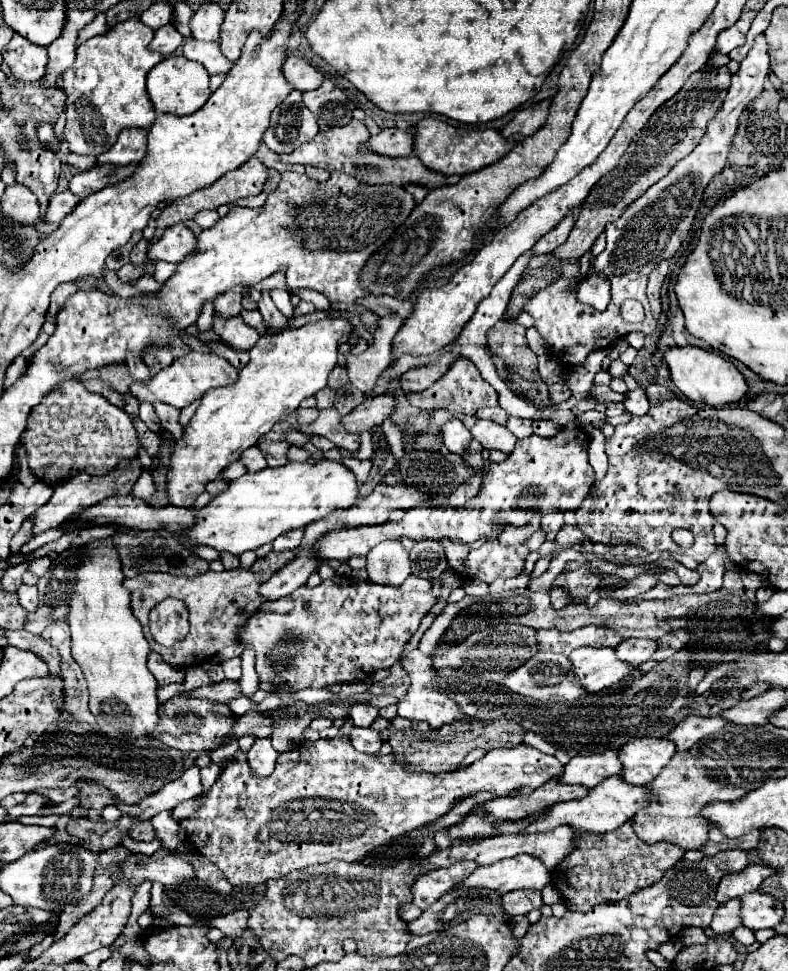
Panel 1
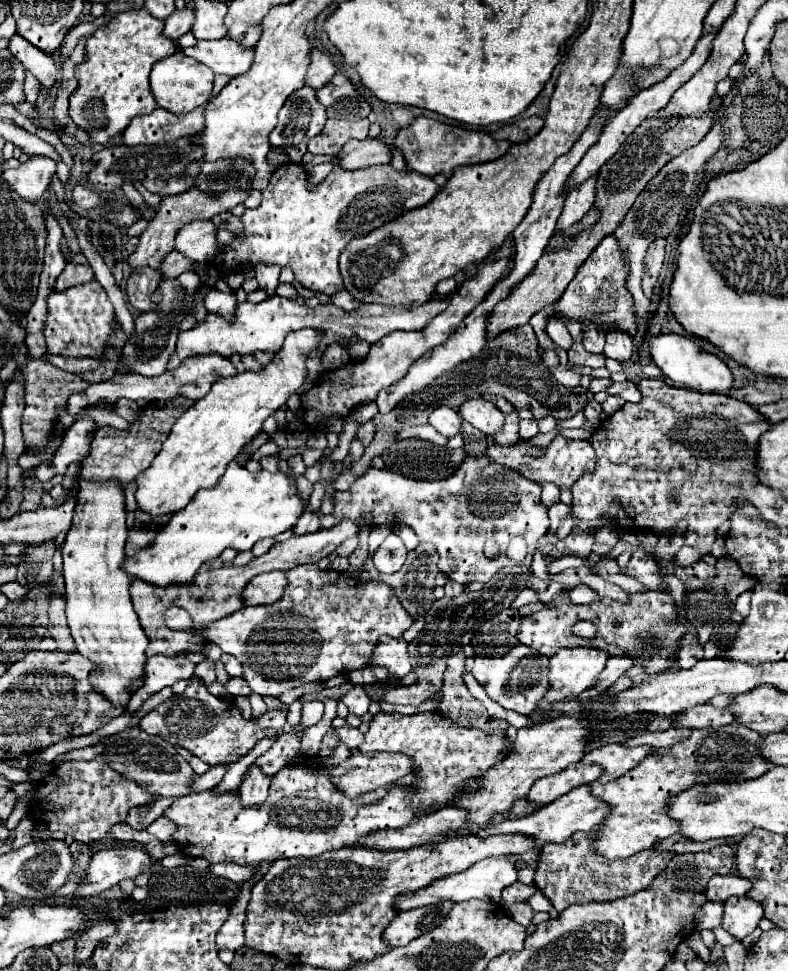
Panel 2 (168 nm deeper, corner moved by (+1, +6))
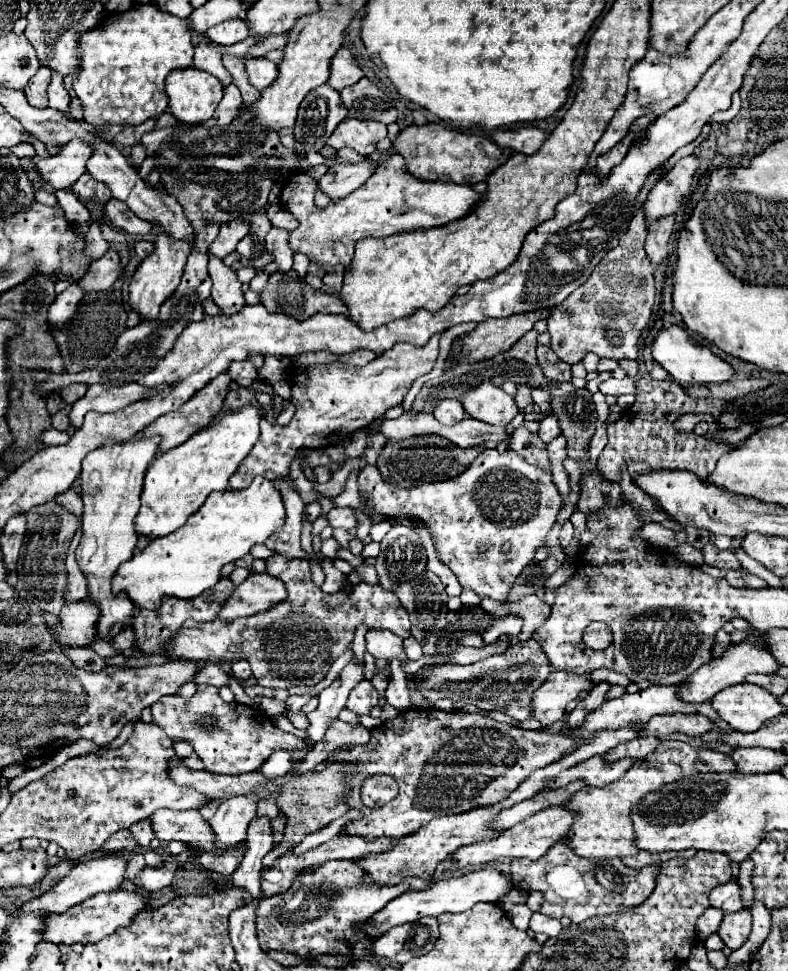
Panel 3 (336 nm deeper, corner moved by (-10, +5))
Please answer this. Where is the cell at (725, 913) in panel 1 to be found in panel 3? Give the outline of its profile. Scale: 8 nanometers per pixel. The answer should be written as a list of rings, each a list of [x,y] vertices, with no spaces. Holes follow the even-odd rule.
[[[709,907],[699,919],[697,919],[697,935],[701,939],[707,939],[711,933],[715,933],[719,929],[719,923],[723,921],[723,911],[719,911],[717,907]]]

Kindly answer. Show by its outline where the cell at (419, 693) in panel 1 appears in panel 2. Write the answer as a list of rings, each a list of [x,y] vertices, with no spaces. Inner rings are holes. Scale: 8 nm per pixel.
[[[380,636],[378,644],[372,652],[372,664],[382,666],[392,676],[404,676],[410,672],[410,658],[408,658],[408,644],[404,638],[390,638]]]

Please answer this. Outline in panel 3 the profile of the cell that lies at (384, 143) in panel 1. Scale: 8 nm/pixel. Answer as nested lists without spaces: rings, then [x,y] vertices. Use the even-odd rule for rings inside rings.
[[[365,157],[359,163],[337,163],[331,165],[329,171],[319,179],[319,189],[325,191],[331,199],[341,199],[349,193],[353,193],[357,187],[365,183],[365,179],[375,171],[377,163],[373,163],[369,157]]]

